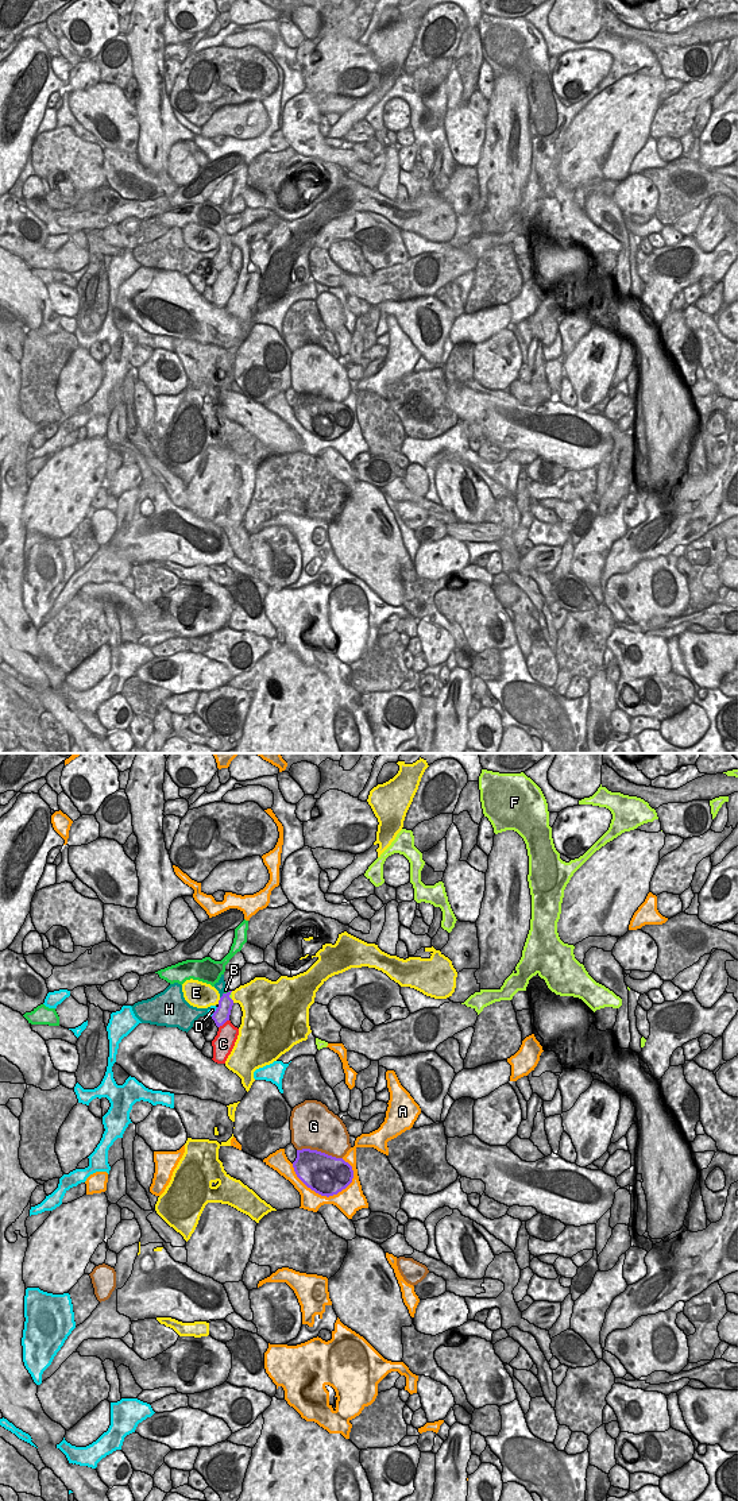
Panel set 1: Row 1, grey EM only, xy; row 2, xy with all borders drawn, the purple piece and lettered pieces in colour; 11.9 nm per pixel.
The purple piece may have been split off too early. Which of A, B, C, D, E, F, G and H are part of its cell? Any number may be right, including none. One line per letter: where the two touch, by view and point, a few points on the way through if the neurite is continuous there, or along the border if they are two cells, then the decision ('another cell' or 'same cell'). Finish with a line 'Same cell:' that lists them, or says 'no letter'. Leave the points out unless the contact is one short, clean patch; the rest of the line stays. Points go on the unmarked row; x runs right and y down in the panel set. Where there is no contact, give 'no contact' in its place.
A: contact xy (320, 438); another cell
B: contact xy (227, 236); border xy (230, 235), (224, 238); another cell
C: contact xy (223, 267); another cell
D: contact xy (215, 255); another cell
E: contact xy (219, 244); border xy (220, 242), (217, 247); another cell
F: contact xy (230, 238); another cell
G: contact xy (320, 396); another cell
H: contact xy (223, 239); border xy (223, 236), (220, 242); another cell
Same cell: no letter

